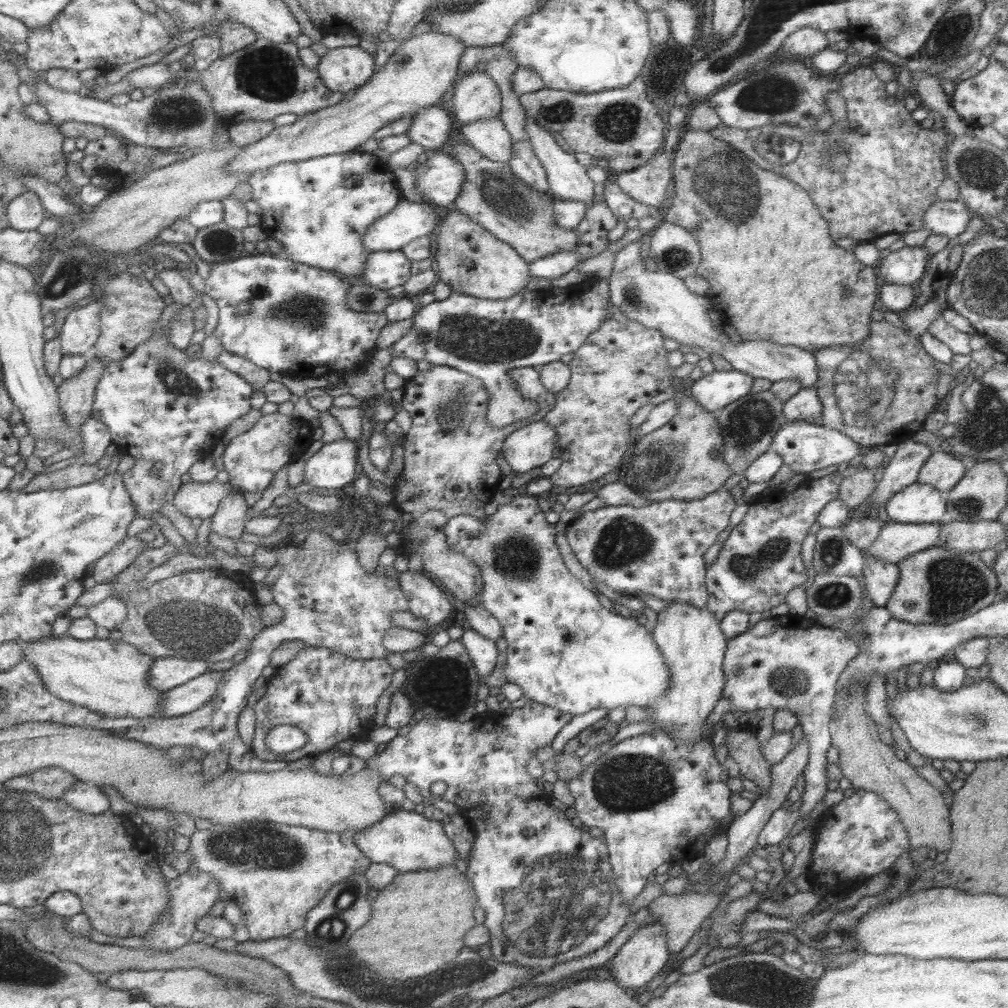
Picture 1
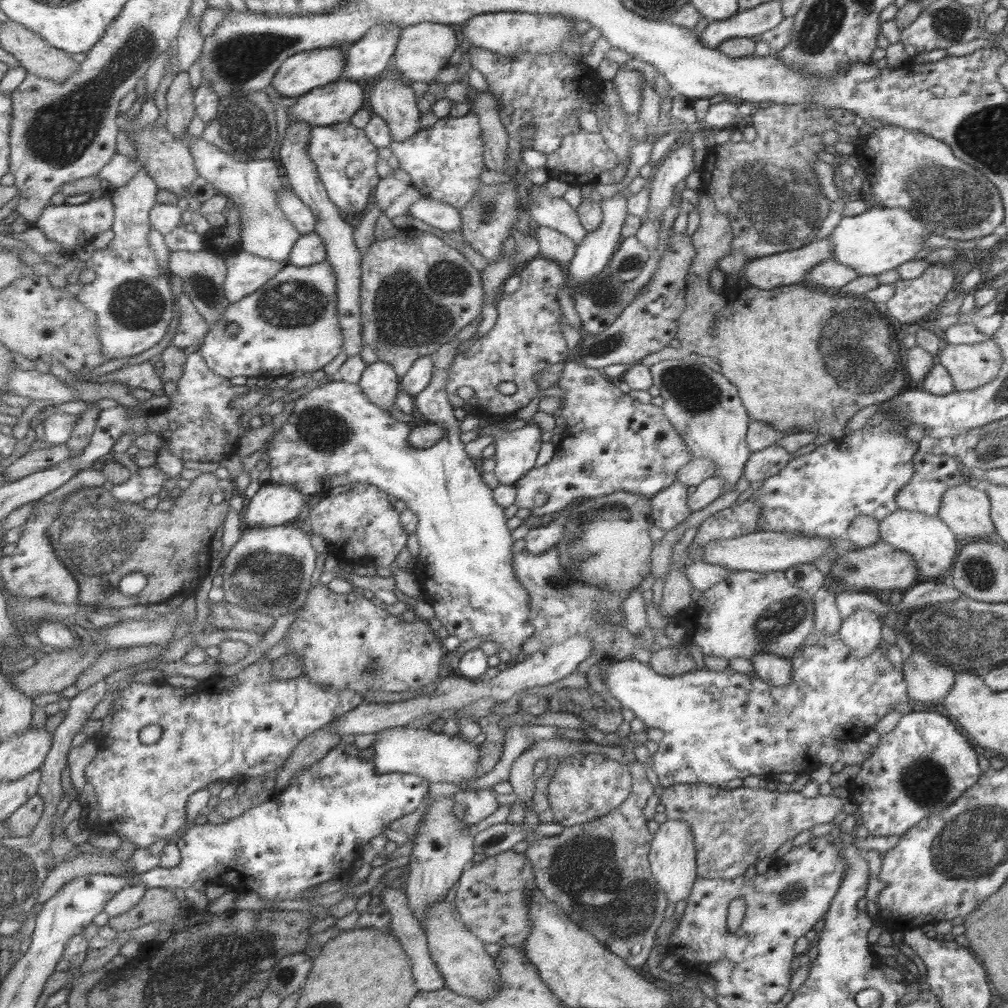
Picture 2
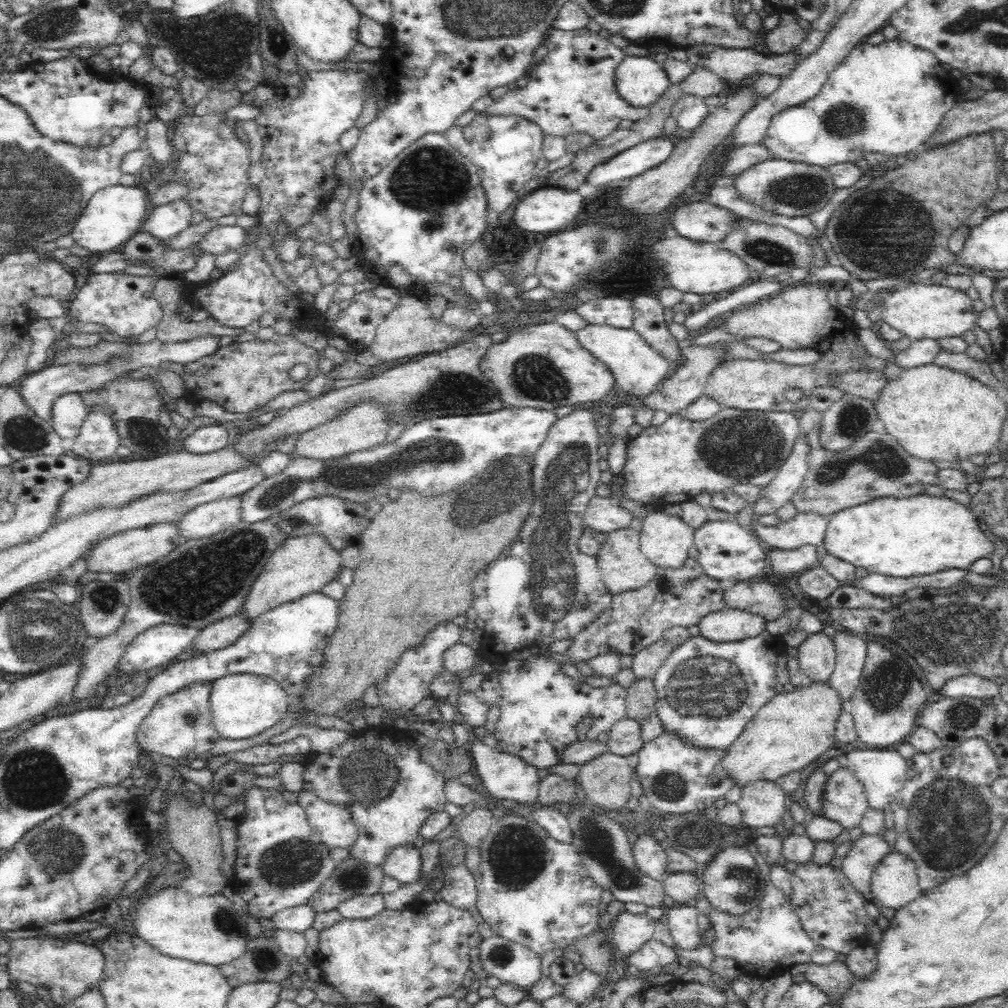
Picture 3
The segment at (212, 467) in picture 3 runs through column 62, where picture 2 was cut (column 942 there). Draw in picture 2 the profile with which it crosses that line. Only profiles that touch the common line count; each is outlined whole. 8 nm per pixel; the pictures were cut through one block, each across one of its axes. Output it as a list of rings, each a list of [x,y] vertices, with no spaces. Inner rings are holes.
[[[966,480],[941,494],[936,515],[951,529],[956,539],[980,538],[995,532],[990,519],[990,501],[984,491],[969,486]]]

